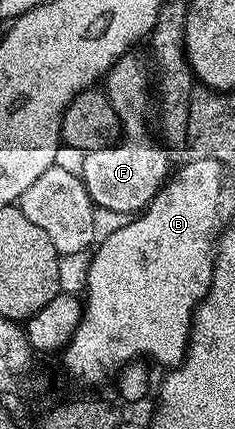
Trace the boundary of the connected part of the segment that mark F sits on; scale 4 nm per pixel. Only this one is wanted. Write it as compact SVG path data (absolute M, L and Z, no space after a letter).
M127 52L104 75L105 82L104 91L118 117L120 137L109 146L87 153L80 177L97 209L134 216L145 210L166 184L172 173L171 155L152 133L151 123L150 126L146 123L146 109L152 106L152 74L147 59L145 62L134 52Z

